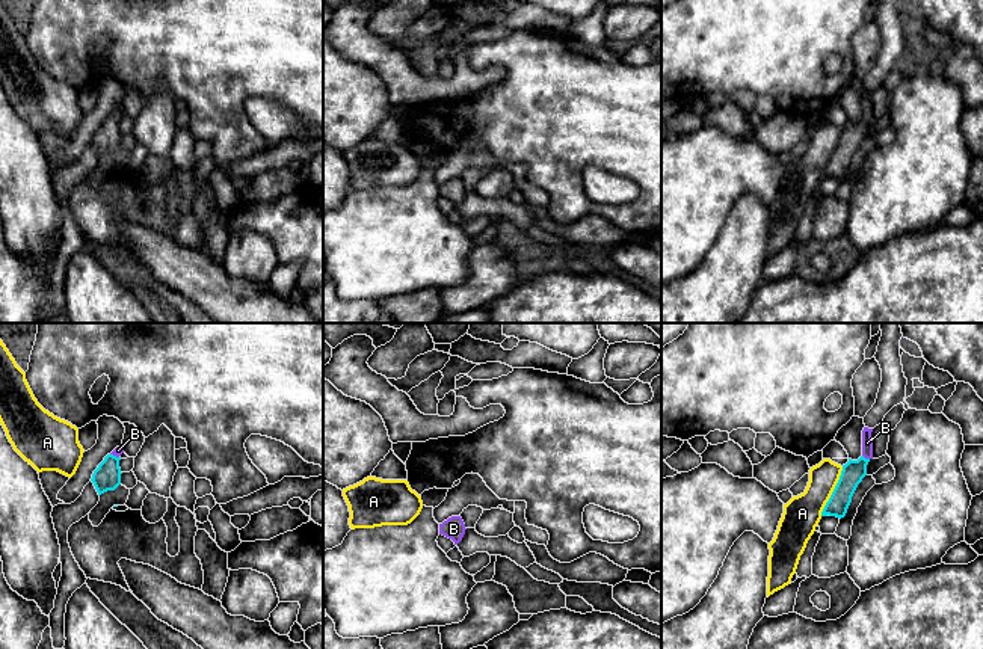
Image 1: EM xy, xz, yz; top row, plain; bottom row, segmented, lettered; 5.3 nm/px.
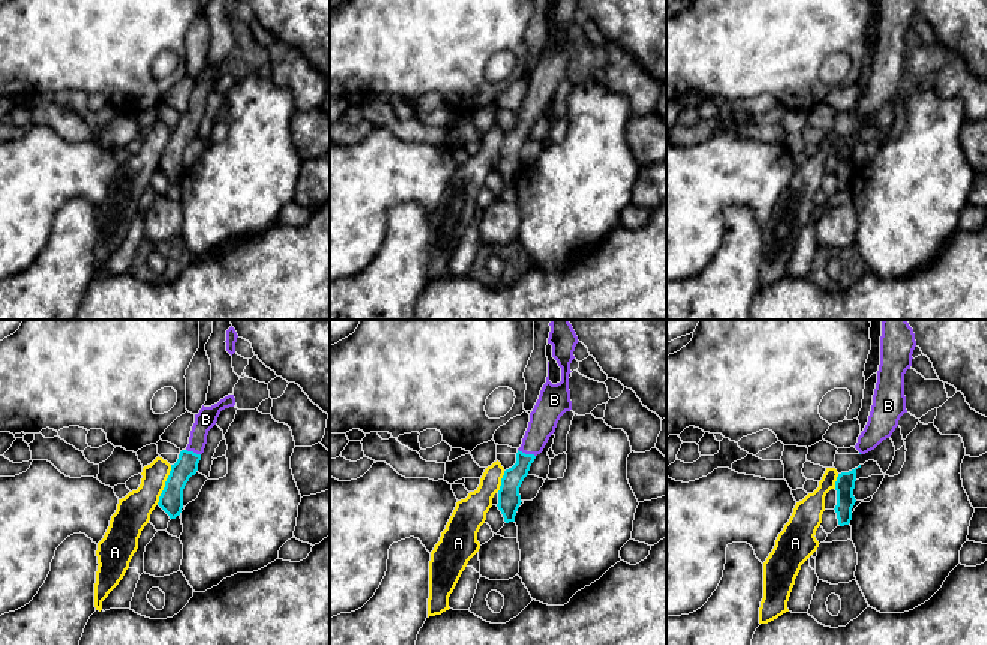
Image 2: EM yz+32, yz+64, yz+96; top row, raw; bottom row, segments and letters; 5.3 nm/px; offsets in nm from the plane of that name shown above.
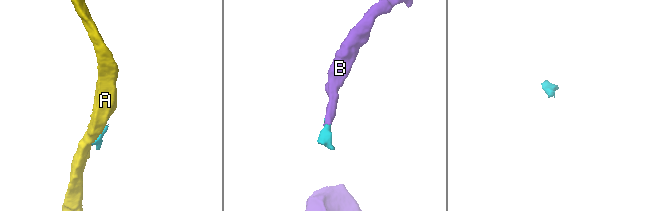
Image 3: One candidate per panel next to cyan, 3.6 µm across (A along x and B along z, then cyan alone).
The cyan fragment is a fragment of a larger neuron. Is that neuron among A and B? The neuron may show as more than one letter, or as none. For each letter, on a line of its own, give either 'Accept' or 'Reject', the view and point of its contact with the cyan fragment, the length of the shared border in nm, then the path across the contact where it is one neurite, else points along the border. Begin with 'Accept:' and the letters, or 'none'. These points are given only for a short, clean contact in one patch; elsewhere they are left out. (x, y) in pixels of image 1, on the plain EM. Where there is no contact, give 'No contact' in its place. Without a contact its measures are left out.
Accept: B
A: Reject. Touches cyan at yz (834, 153). Shared border 300 nm. Boundary: yz (843, 129), (838, 144), (820, 177)
B: Accept. Touches cyan at yz (864, 119). Shared border 50 nm. Path across: yz (853, 133), (864, 119), (867, 104)

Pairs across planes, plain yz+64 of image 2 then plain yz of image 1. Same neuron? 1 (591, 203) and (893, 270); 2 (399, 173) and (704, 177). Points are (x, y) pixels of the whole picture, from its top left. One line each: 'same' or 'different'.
1: different
2: same

